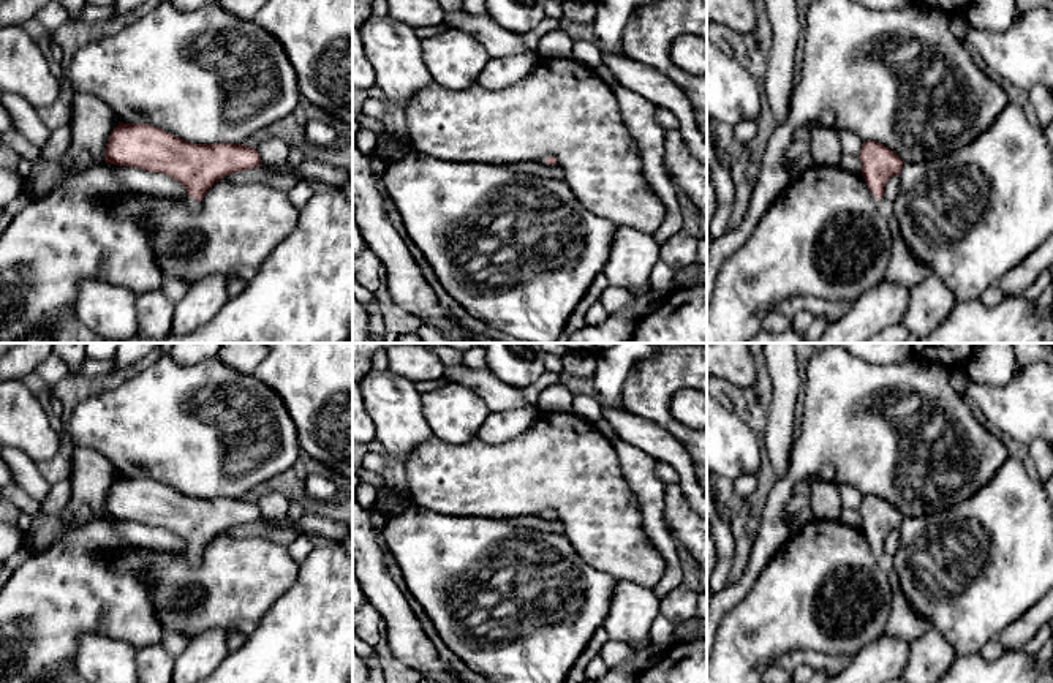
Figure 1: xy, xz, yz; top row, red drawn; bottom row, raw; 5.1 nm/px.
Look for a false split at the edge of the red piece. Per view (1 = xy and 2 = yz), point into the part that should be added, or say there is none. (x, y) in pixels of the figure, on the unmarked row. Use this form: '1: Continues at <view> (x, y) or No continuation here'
1: Continues at xy (193, 558)
2: Continues at yz (905, 623)

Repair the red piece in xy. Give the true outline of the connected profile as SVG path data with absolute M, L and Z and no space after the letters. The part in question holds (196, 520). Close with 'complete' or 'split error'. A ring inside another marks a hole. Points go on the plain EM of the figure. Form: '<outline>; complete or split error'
M122 476L109 489L104 515L176 533L185 541L193 568L215 536L261 520L258 506L243 498L191 498L149 477Z; split error

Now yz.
M865 495L859 512L862 515L862 530L878 555L879 568L887 574L893 591L884 634L912 642L933 629L933 626L911 607L893 568L893 557L882 552L887 534L900 528L903 515L889 501L876 495Z; split error

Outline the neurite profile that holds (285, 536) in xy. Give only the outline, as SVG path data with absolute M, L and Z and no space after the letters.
M258 520L253 523L232 526L223 531L223 534L237 538L237 539L262 538L262 539L277 542L283 547L288 547L296 541L296 538L299 536L299 531L288 526L269 526L267 523L262 523L261 520Z

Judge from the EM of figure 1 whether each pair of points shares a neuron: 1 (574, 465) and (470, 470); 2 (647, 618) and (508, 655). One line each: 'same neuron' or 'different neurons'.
1: same neuron
2: different neurons

